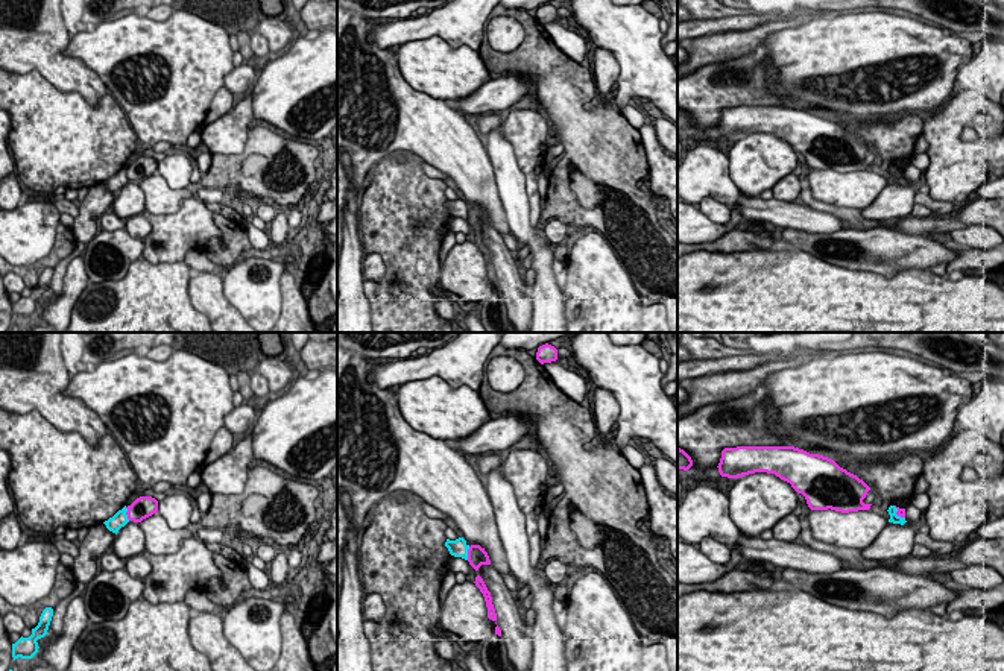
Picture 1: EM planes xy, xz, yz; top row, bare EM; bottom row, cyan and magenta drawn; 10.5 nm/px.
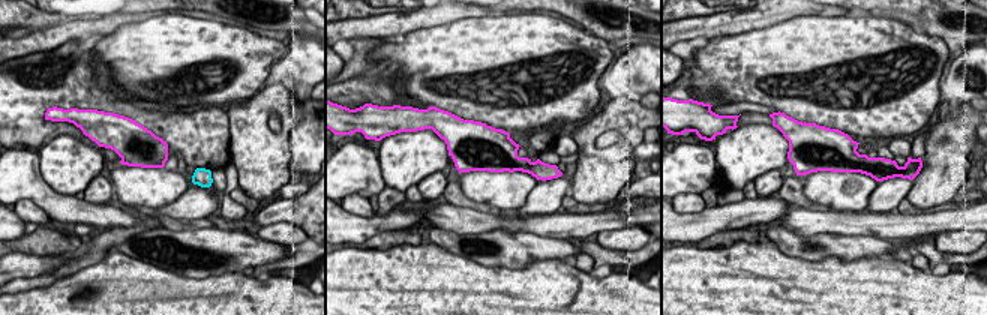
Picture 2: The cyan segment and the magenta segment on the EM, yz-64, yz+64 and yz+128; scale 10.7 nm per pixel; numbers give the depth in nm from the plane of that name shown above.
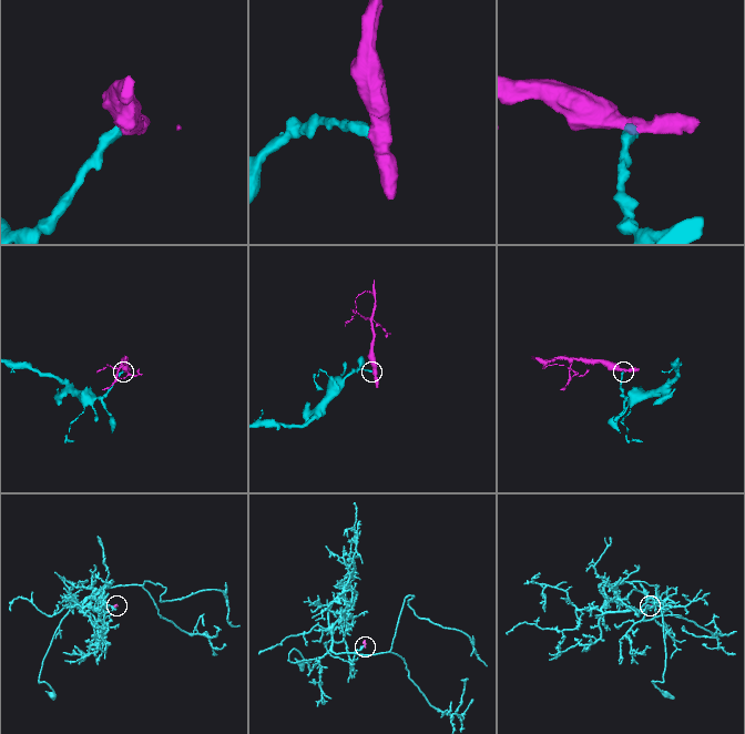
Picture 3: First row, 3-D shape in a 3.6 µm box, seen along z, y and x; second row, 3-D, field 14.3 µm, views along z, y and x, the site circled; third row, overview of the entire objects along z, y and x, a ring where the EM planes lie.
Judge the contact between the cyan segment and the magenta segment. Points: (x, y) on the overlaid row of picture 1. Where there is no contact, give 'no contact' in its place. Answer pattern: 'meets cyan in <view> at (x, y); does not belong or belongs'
meets cyan in xy at (125, 513); does not belong

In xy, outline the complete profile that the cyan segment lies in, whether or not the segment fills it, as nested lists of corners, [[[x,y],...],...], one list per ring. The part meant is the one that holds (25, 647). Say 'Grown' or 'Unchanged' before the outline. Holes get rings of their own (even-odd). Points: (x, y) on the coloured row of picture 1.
Unchanged. [[[46,607],[39,616],[39,622],[35,628],[32,628],[32,635],[29,638],[20,638],[15,644],[12,644],[12,657],[14,660],[21,659],[32,659],[38,653],[38,639],[47,635],[50,621],[53,616],[53,609]]]

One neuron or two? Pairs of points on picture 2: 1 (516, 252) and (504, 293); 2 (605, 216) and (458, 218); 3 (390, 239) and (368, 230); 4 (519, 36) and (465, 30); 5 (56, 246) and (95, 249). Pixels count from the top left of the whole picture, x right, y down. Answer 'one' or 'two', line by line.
1: two
2: one
3: two
4: one
5: two

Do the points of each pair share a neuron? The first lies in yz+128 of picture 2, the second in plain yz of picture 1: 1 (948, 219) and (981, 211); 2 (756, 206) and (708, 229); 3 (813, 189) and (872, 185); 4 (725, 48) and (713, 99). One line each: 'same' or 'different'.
1: different
2: same
3: same
4: different

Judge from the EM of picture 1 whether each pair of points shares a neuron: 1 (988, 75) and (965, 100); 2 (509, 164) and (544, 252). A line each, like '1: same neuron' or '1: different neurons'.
1: different neurons
2: same neuron

